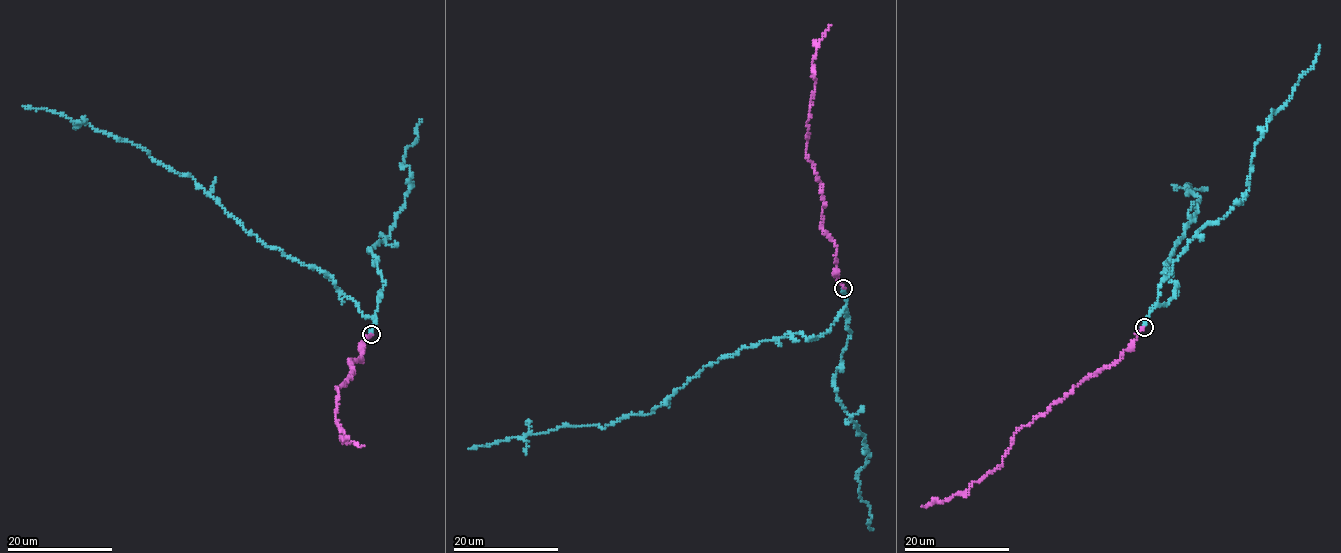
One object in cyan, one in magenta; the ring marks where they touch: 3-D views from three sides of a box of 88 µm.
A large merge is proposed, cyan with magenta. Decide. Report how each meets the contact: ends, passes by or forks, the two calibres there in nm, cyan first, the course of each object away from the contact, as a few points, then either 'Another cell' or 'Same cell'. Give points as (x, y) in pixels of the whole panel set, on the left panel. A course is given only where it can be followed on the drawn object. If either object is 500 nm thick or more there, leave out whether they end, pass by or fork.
At the ring cyan ends. At the ring magenta ends. Thickness 280 nm (cyan) against 220 nm. Course of cyan: (370, 334), (375, 319), (363, 315), (334, 280), (249, 234), (190, 176), (89, 124), (23, 107). Course of magenta: (370, 334), (362, 360), (349, 361), (353, 373), (336, 388), (342, 439), (363, 444). Same cell

